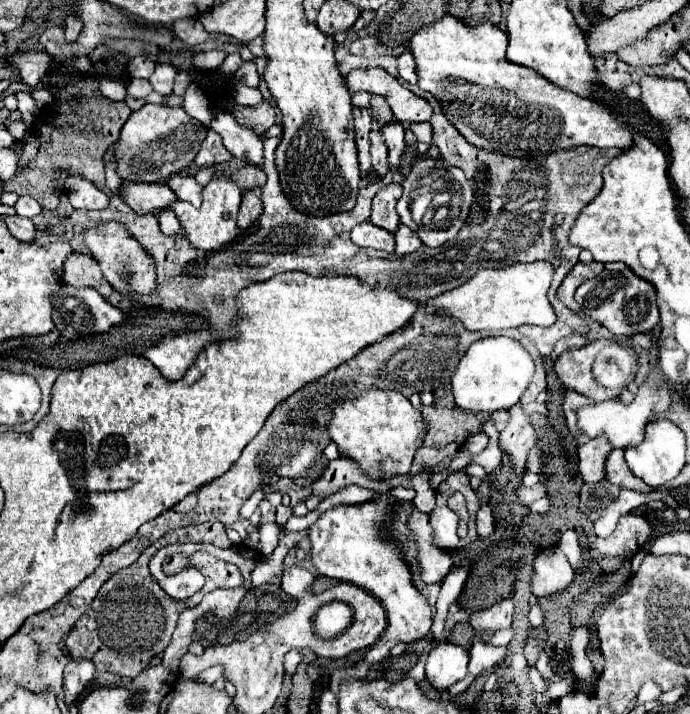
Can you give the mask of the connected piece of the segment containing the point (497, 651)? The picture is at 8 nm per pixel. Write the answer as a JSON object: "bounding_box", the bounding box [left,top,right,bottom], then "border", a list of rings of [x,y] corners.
{"bounding_box":[448,640,508,696],"border":[[[476,640],[472,644],[472,648],[470,648],[468,676],[464,680],[460,680],[458,684],[454,684],[448,692],[452,696],[462,694],[476,680],[476,676],[480,676],[482,672],[486,672],[486,670],[496,668],[498,664],[502,664],[502,660],[506,658],[506,654],[508,654],[508,648],[506,646],[492,646],[492,644],[486,644],[486,642]]]}

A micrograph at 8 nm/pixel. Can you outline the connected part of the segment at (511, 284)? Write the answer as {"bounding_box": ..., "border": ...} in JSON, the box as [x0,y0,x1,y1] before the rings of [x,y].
{"bounding_box":[426,262,556,330],"border":[[[548,262],[512,264],[498,270],[480,270],[462,286],[448,290],[436,298],[428,298],[426,314],[446,314],[460,320],[466,330],[504,330],[518,328],[522,324],[552,326],[556,314],[548,302],[548,288],[552,282],[554,268]]]}

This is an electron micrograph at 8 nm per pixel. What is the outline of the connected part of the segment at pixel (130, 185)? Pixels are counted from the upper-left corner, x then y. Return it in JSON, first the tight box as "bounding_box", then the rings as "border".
{"bounding_box":[120,182,178,216],"border":[[[124,182],[120,196],[140,216],[158,214],[178,200],[168,186],[136,184],[136,182]]]}

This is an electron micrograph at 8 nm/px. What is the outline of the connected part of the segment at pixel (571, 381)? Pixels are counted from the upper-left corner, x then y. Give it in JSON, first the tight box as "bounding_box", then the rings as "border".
{"bounding_box":[554,340,620,402],"border":[[[596,340],[582,348],[568,350],[554,364],[554,370],[566,388],[576,390],[578,394],[584,394],[594,402],[604,402],[604,400],[620,396],[620,390],[602,388],[592,378],[592,370],[590,370],[592,362],[604,344],[606,344],[606,340]]]}

